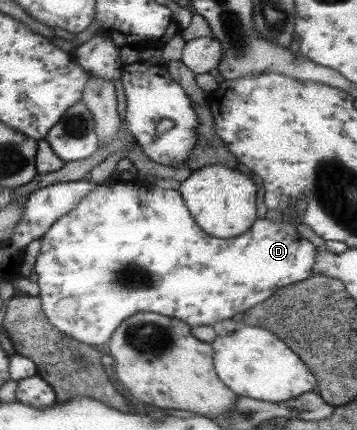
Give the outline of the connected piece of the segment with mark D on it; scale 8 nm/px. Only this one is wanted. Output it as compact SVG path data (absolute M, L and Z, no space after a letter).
M114 181L108 187L103 184L96 184L92 191L78 202L74 209L66 215L58 218L54 224L48 228L48 231L40 238L40 249L34 261L34 273L37 275L38 295L42 311L48 319L51 326L56 327L60 333L76 339L86 345L98 345L105 347L112 331L126 317L138 312L150 312L166 317L176 318L191 328L198 325L214 325L214 323L230 319L236 313L242 313L268 299L274 291L282 286L296 283L312 276L312 266L314 266L314 256L316 256L316 247L308 240L299 237L293 223L286 223L284 219L280 222L271 222L266 218L256 219L250 225L248 231L242 235L234 236L234 239L214 239L214 236L206 235L197 225L190 215L187 207L184 205L182 196L175 189L162 189L151 183L140 181Z

